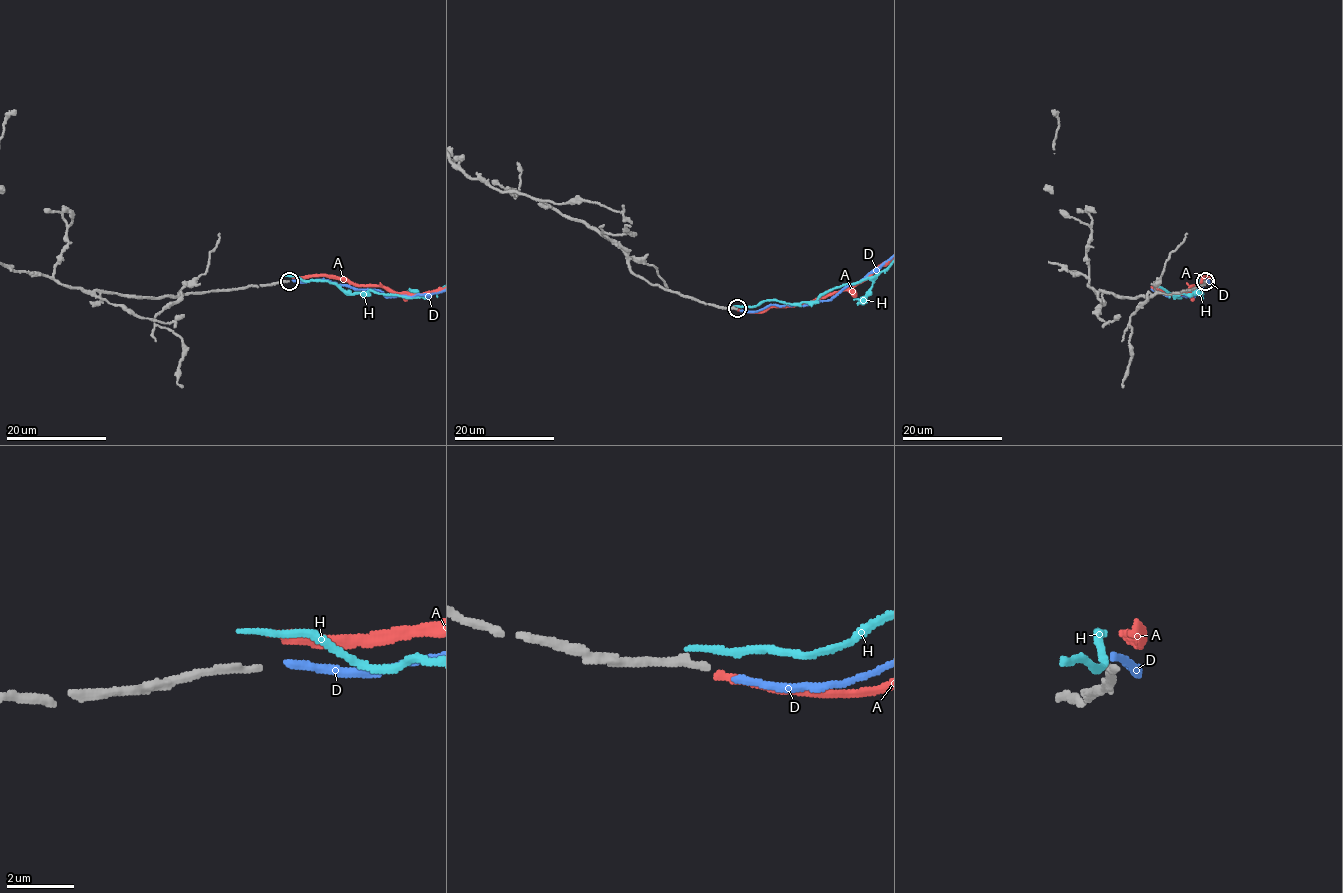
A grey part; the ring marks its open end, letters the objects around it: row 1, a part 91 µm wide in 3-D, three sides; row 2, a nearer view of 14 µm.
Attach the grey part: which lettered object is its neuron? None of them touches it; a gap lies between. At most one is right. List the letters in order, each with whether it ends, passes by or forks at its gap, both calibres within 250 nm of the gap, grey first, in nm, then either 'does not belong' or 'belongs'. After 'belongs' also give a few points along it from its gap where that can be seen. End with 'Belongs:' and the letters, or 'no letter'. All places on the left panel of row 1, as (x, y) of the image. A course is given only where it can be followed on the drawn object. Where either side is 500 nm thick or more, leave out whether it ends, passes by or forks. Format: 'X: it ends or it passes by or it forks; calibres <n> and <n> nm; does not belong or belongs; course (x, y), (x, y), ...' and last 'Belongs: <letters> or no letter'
A: it ends; calibres 200 and 240 nm; does not belong
D: it ends; calibres 200 and 220 nm; does not belong
H: it ends; calibres 200 and 280 nm; does not belong
Belongs: no letter

